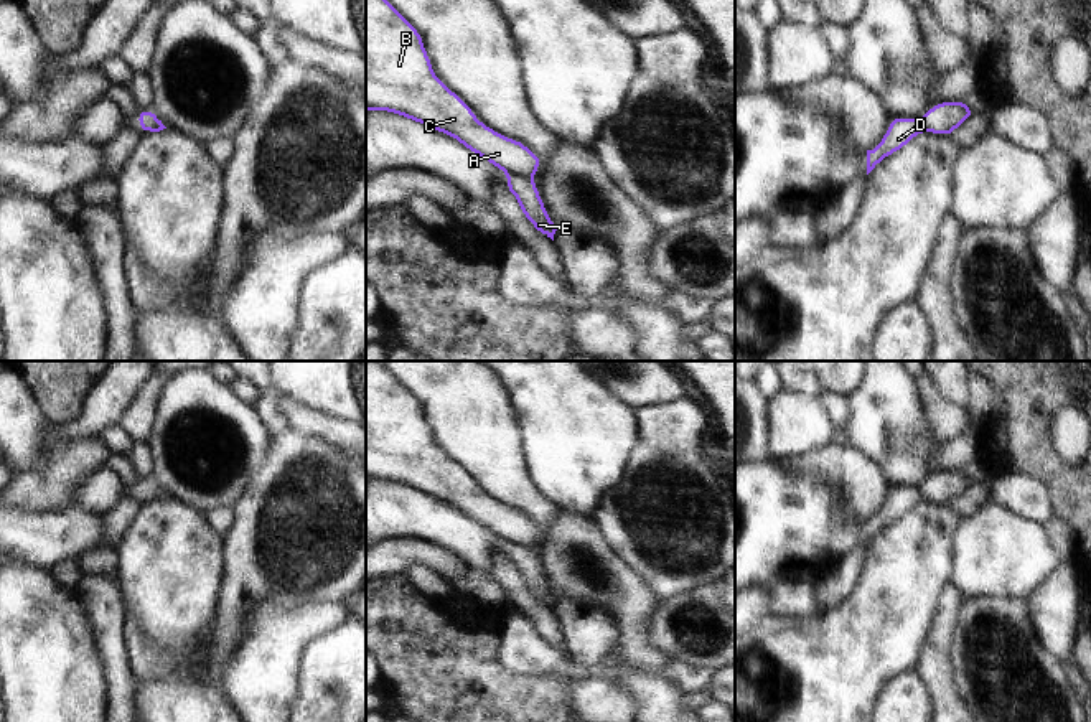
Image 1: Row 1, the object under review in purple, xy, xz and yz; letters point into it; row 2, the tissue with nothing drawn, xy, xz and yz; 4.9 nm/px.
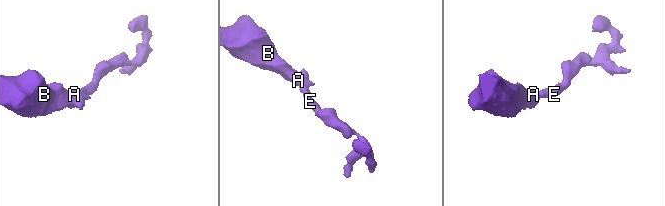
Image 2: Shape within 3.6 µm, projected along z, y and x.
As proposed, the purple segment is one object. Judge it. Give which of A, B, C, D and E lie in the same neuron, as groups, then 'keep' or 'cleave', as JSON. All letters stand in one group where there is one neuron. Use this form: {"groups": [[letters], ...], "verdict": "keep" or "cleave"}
{"groups": [["A", "B", "C", "D"], ["E"]], "verdict": "cleave"}

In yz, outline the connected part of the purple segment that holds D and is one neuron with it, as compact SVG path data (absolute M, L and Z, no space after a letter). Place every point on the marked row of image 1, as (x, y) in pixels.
M908 117L892 119L882 142L873 150L867 150L867 175L883 158L903 148L920 132L923 132L920 119Z

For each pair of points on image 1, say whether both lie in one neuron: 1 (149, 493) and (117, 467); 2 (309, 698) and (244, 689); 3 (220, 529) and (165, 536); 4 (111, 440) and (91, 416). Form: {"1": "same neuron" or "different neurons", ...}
{"1": "different neurons", "2": "different neurons", "3": "different neurons", "4": "different neurons"}

